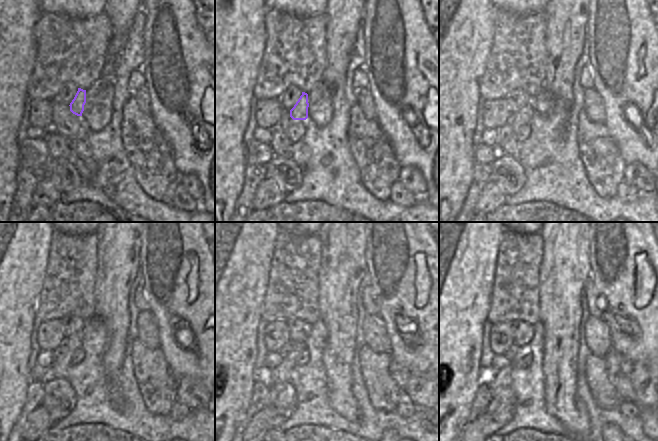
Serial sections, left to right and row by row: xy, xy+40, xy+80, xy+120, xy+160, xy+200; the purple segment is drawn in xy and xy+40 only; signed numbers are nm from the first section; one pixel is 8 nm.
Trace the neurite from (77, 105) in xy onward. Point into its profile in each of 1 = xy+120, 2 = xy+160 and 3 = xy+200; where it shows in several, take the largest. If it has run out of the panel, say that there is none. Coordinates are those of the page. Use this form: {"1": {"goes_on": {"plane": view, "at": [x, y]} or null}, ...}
{"1": {"goes_on": {"plane": "xy+120", "at": [60, 369]}}, "2": {"goes_on": {"plane": "xy+160", "at": [282, 373]}}, "3": {"goes_on": {"plane": "xy+200", "at": [503, 378]}}}

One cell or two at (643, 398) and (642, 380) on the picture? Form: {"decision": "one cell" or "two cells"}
{"decision": "one cell"}

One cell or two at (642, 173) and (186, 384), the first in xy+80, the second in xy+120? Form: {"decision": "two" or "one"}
{"decision": "one"}

